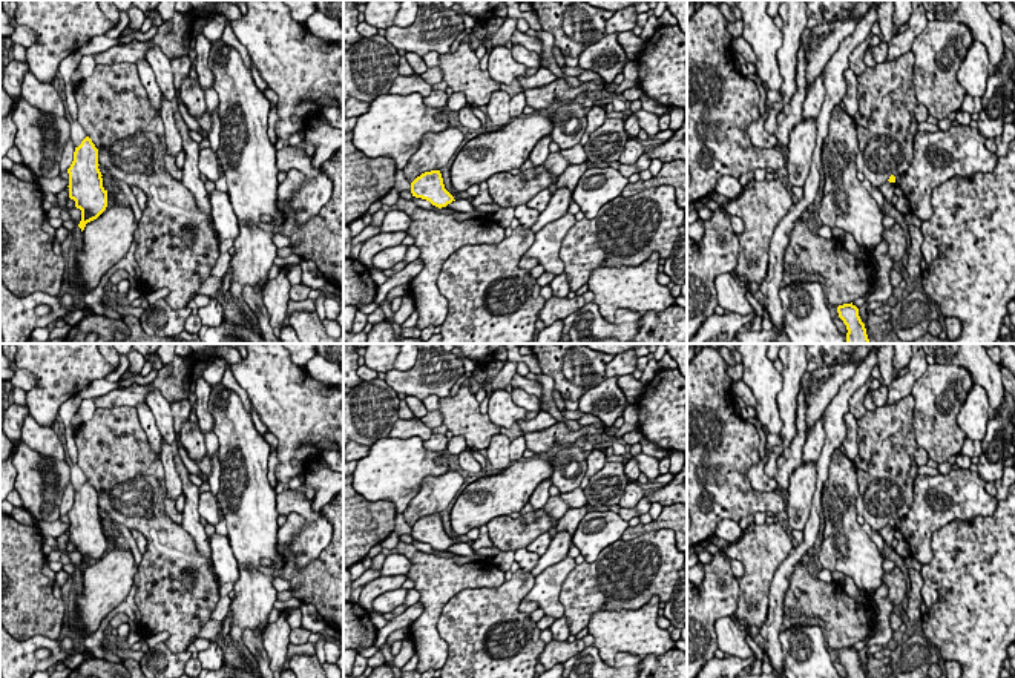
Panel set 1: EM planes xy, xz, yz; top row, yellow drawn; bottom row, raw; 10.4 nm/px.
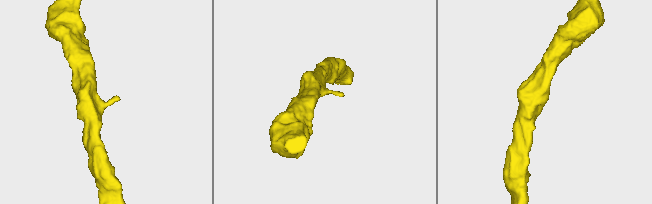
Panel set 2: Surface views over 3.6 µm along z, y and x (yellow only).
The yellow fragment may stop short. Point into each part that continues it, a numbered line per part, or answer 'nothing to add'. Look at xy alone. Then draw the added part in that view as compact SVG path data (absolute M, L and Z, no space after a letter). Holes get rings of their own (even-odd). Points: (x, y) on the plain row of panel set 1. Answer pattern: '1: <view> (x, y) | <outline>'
nothing to add

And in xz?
nothing to add

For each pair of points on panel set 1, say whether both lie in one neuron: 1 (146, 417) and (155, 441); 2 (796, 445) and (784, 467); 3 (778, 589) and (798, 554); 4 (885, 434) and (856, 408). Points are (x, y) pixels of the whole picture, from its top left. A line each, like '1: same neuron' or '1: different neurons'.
1: same neuron
2: same neuron
3: same neuron
4: different neurons

